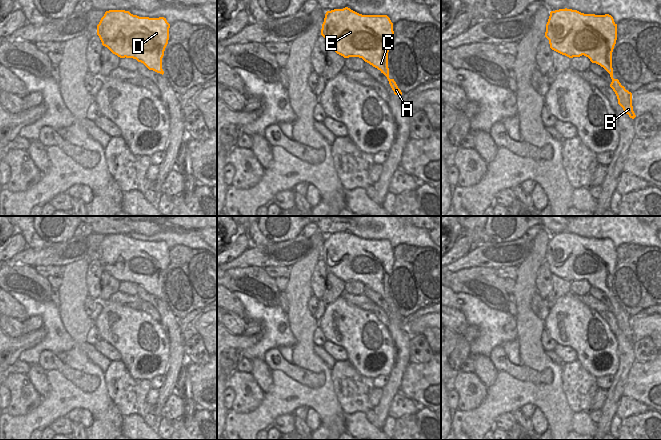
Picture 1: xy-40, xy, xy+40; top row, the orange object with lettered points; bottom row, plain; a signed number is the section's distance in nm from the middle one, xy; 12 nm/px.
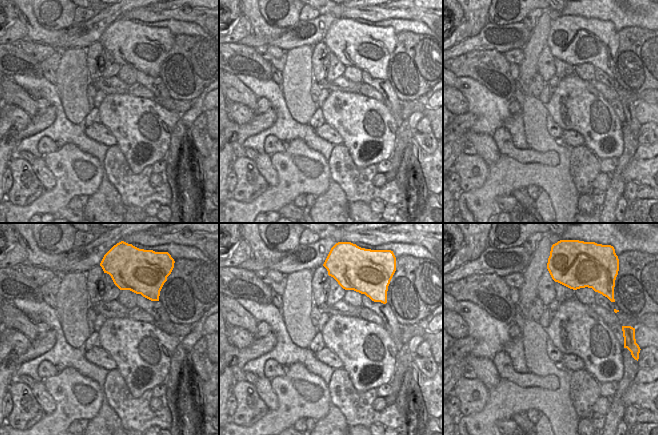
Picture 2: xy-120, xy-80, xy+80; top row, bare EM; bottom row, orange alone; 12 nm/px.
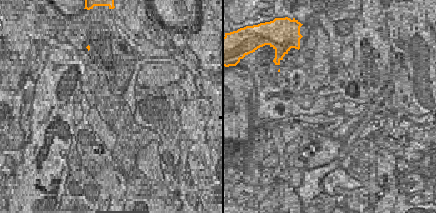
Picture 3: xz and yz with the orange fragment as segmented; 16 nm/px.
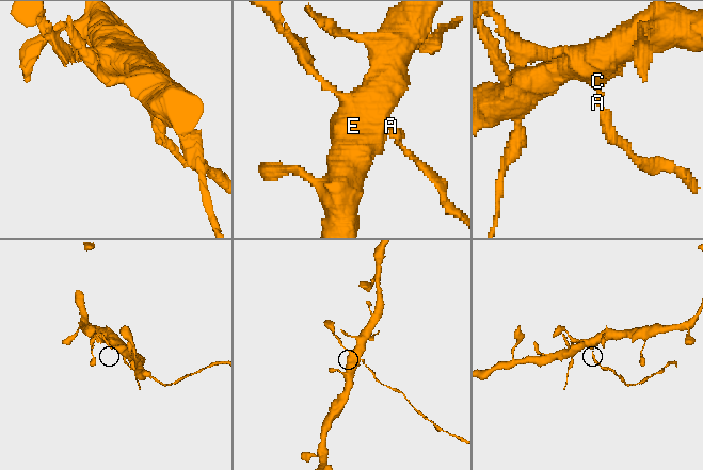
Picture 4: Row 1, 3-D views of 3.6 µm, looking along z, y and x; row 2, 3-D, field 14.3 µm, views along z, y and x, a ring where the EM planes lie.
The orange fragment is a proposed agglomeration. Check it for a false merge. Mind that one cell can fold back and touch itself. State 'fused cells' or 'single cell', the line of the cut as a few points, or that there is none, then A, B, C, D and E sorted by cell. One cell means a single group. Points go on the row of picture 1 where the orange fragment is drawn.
fused cells; cut xy (384, 73), (388, 74); groups A B / C D E

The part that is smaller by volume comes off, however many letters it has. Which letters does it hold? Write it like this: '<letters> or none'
A, B.

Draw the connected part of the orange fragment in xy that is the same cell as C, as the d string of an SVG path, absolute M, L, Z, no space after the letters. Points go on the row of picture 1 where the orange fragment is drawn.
M348 7L327 11L321 35L328 49L344 58L359 57L389 74L388 52L394 40L387 15L362 15Z

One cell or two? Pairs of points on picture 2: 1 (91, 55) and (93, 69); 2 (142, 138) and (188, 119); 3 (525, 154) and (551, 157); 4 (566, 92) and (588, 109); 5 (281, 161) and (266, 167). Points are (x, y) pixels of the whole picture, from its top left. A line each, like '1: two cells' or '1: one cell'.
1: one cell
2: two cells
3: one cell
4: one cell
5: two cells

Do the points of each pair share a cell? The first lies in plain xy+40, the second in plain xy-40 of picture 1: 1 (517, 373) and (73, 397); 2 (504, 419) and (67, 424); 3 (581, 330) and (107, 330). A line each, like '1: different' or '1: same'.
1: different
2: same
3: same

